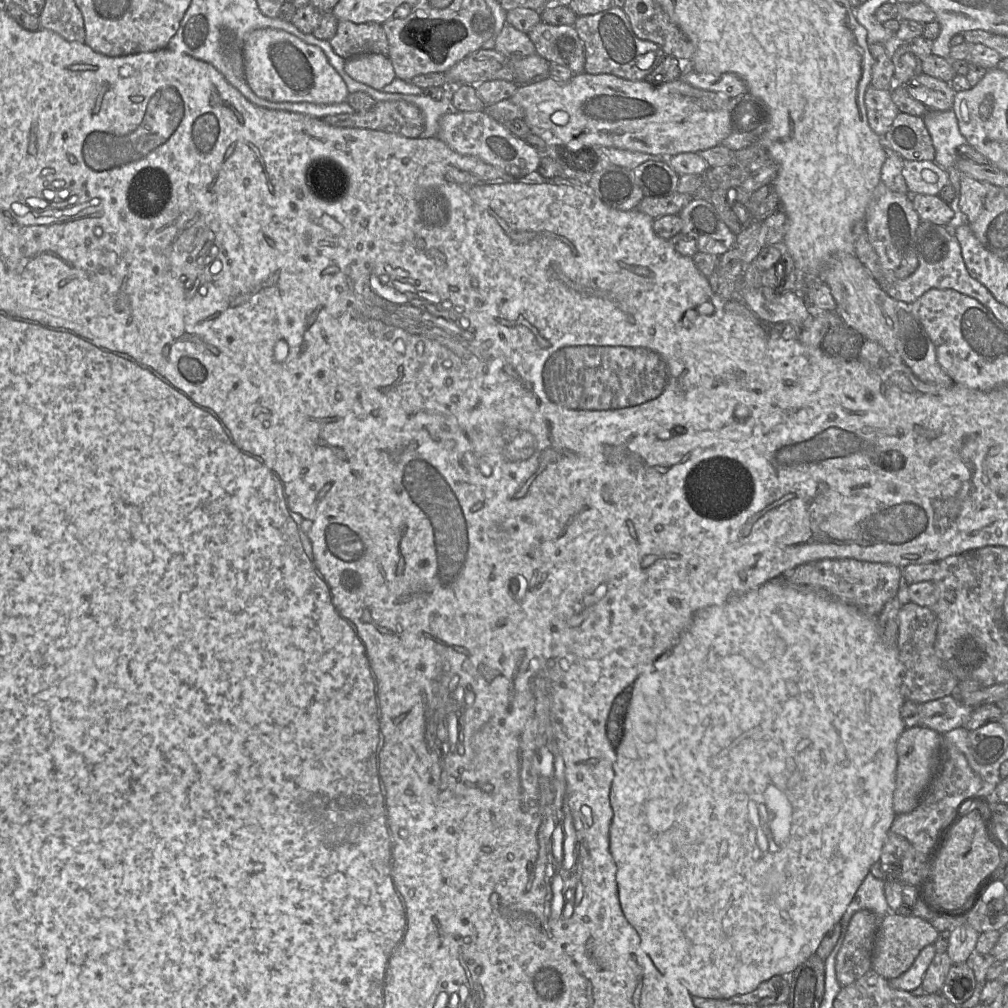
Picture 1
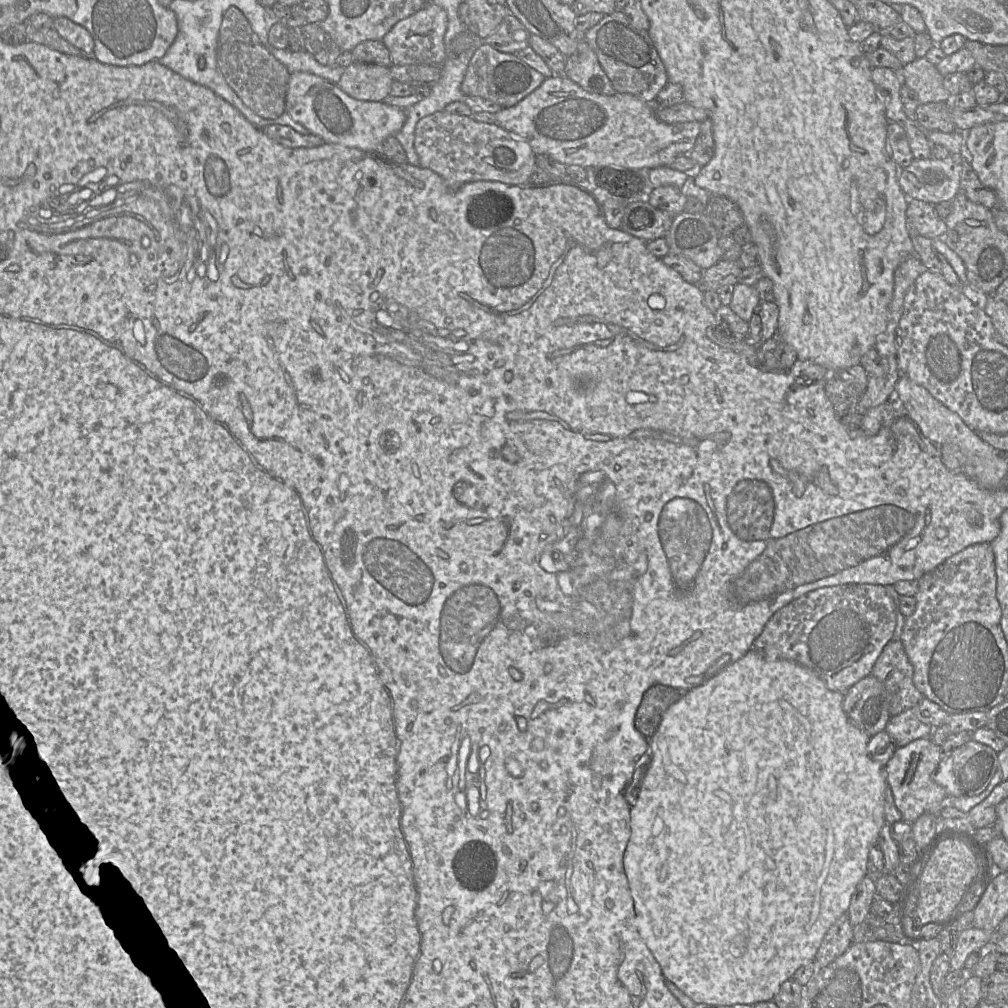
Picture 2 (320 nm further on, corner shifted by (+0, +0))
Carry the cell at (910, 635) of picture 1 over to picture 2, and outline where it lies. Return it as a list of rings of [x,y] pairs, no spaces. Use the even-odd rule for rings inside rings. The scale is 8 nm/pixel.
[[[901,640],[889,641],[870,674],[885,688],[890,716],[915,707],[924,698],[913,683],[913,666]]]

